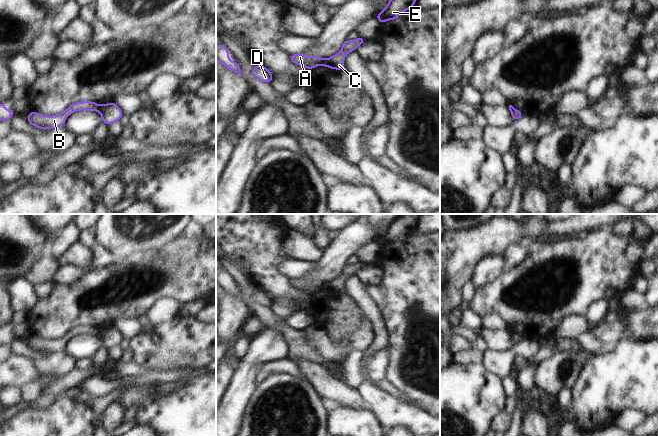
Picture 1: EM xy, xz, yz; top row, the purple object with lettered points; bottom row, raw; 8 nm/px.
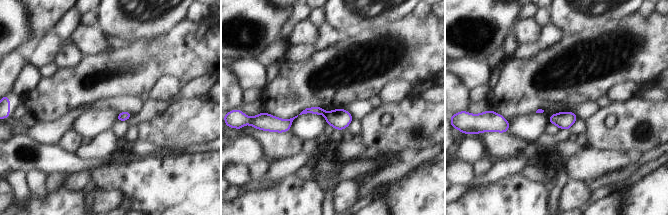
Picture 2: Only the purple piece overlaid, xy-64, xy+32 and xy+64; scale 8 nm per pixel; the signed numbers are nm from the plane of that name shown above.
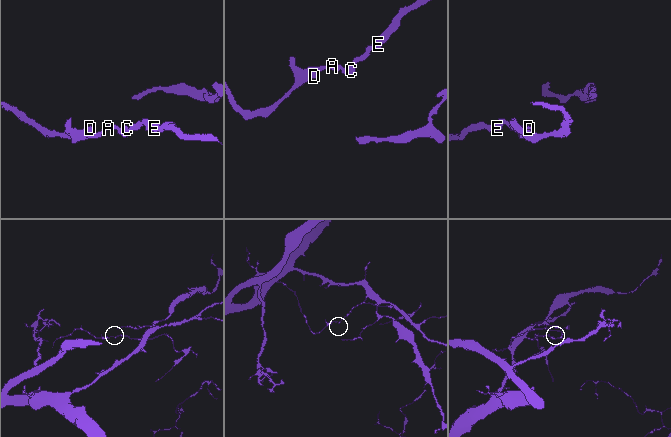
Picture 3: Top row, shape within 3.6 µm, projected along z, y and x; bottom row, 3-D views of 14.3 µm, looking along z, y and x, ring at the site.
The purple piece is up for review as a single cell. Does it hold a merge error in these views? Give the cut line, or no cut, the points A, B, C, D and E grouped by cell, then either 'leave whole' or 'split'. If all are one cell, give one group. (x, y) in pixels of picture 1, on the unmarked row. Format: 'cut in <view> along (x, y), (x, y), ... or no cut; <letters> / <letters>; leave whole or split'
cut in xy along (100, 329), (97, 334); A B D / C E; split

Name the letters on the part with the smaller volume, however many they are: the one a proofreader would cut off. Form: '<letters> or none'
A, B, D.

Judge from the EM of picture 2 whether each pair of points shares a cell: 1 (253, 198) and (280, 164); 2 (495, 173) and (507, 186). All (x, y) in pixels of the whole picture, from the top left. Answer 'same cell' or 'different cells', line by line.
1: different cells
2: different cells

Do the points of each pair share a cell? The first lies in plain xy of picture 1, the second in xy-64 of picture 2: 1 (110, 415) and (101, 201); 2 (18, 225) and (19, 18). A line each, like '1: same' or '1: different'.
1: same
2: same

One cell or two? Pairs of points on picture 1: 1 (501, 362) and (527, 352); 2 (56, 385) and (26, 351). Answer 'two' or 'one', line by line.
1: one
2: two

